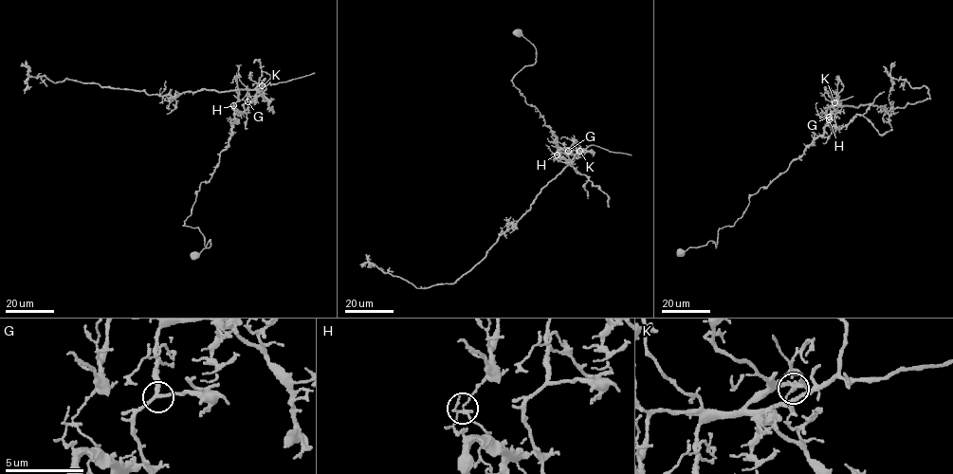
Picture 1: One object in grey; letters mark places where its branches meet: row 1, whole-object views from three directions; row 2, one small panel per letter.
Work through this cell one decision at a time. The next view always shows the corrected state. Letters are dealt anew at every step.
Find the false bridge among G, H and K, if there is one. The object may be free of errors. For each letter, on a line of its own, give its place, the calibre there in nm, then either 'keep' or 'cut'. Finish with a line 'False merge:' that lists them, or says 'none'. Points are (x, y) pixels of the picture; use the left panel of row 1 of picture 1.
G: at (247, 101); 220 nm thick; keep
H: at (233, 105); 160 nm thick; cut
K: at (262, 85); 240 nm thick; keep
False merge: H

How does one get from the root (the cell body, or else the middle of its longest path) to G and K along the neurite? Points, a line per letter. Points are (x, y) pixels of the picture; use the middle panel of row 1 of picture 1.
G: (564, 162), (569, 162), (568, 151)
K: (564, 162), (579, 151)

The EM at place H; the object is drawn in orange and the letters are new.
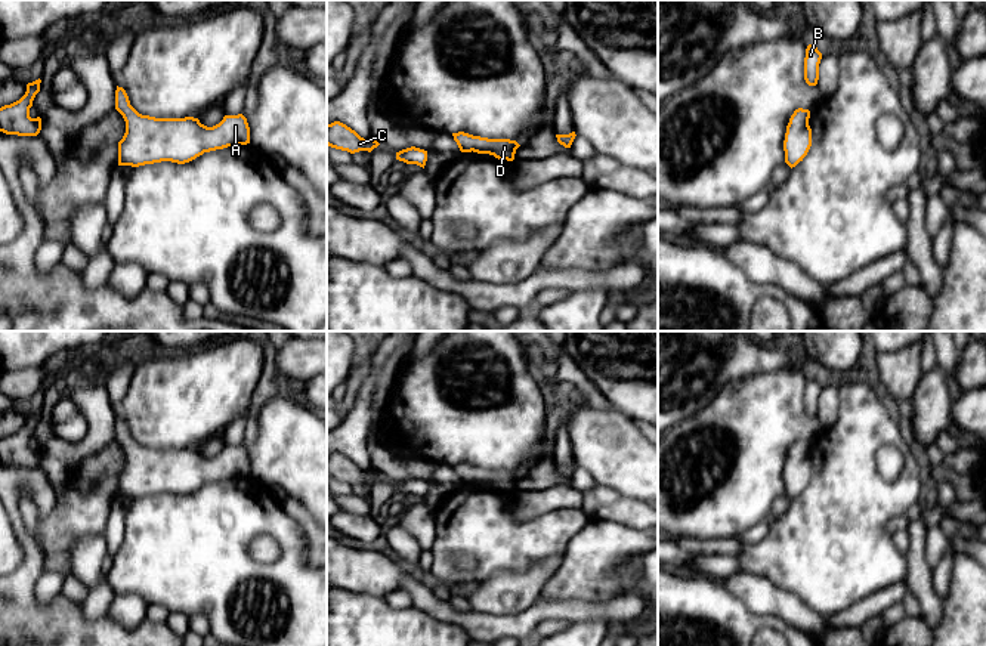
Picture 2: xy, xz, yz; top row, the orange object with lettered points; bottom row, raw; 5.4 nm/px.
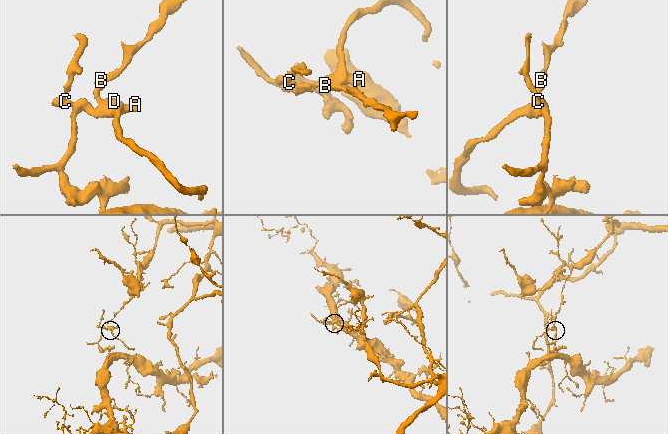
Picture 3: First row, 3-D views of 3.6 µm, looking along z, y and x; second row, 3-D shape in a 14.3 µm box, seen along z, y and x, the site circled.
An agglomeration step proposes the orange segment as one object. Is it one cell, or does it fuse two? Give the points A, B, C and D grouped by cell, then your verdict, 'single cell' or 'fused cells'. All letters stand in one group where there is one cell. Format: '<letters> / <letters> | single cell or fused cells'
A C D / B | fused cells

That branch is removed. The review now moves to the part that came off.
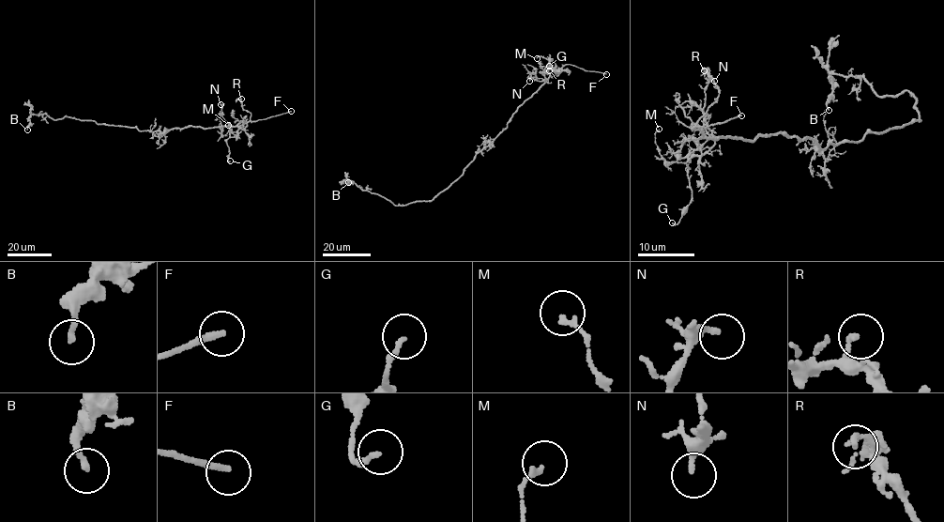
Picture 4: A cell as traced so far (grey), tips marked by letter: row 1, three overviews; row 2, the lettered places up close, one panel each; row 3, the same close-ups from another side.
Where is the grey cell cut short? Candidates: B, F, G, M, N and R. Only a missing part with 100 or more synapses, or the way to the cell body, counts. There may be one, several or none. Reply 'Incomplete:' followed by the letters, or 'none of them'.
Incomplete: F

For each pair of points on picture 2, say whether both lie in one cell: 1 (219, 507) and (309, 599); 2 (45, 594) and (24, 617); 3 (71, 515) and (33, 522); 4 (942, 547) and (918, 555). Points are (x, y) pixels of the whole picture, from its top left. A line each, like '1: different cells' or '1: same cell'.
1: same cell
2: different cells
3: same cell
4: different cells

